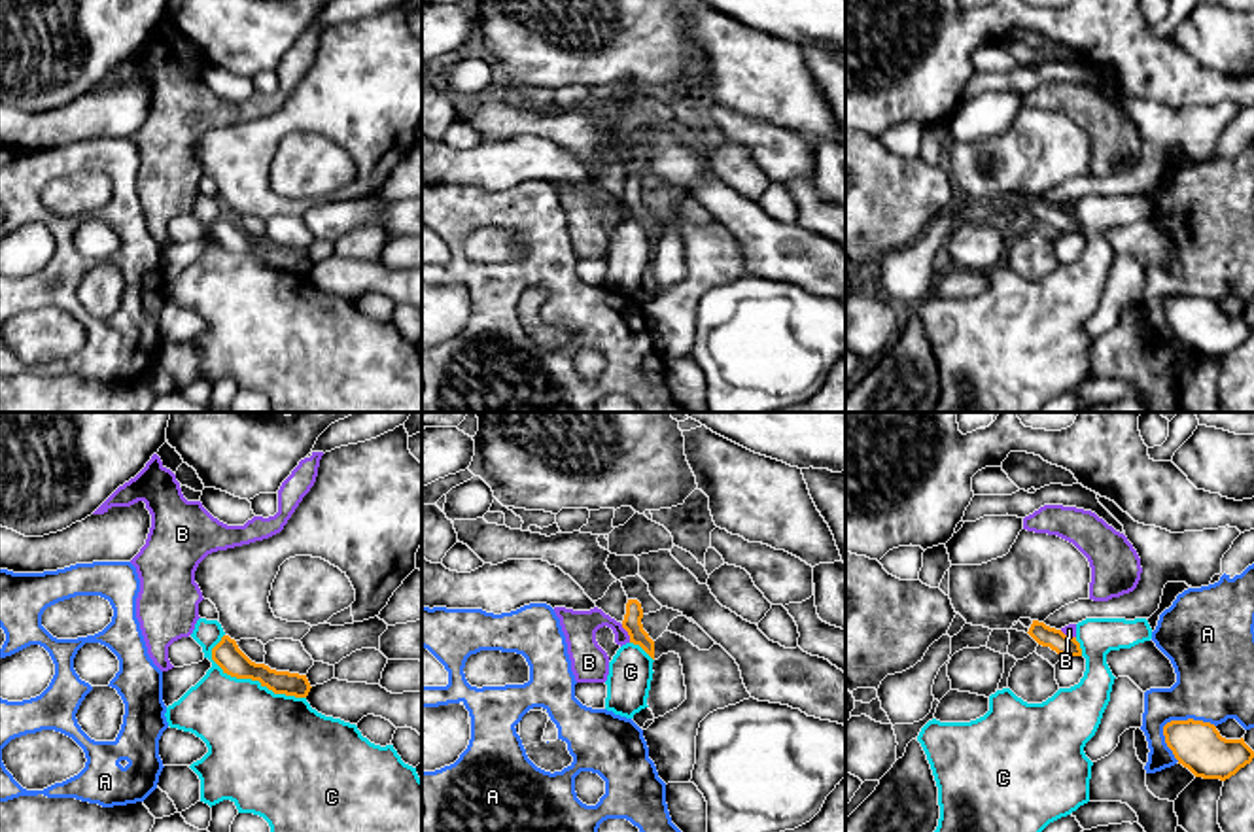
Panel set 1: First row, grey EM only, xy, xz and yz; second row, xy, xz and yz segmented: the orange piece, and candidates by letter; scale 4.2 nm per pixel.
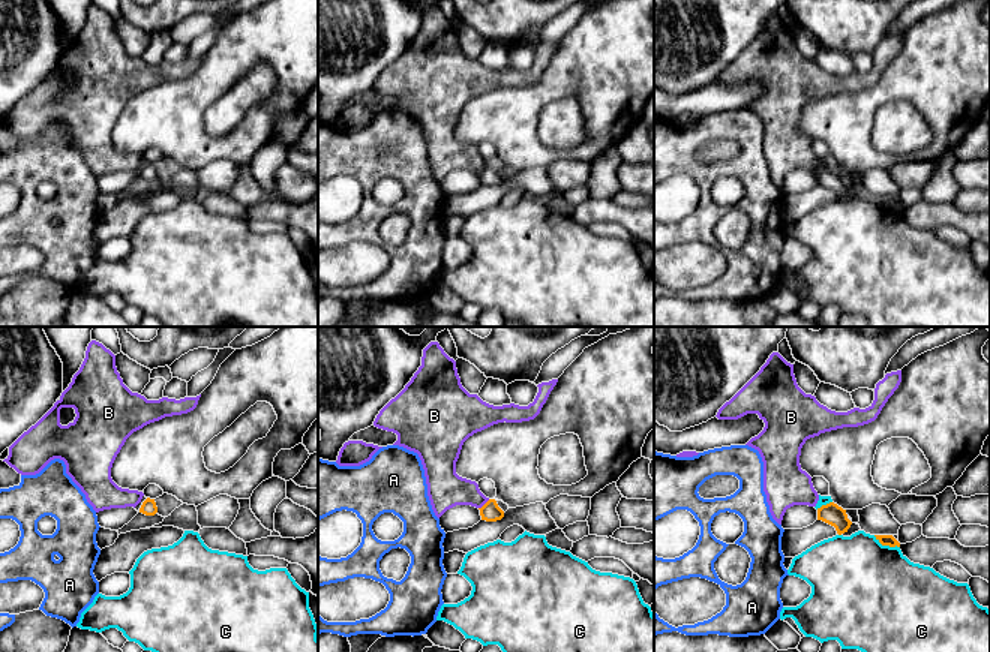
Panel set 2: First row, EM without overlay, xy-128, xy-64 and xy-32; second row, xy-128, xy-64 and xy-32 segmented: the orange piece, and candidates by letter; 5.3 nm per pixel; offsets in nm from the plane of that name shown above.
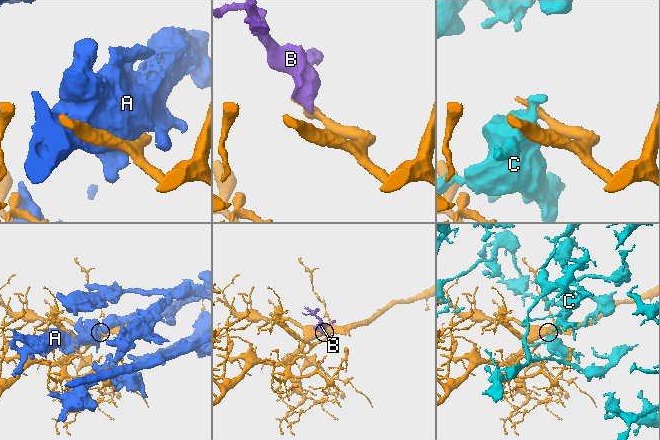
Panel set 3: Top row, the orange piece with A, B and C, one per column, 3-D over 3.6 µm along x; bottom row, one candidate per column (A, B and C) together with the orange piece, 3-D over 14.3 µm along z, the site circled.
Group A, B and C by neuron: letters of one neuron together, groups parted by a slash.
A / B / C

